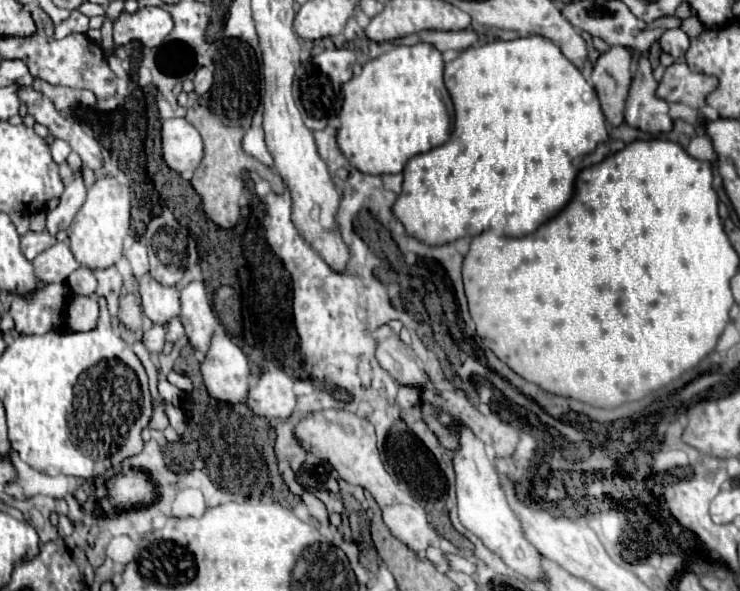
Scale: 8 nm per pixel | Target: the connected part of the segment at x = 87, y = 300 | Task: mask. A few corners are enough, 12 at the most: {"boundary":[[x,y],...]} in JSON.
{"boundary":[[95,297],[67,305],[71,331],[91,331],[99,319]]}

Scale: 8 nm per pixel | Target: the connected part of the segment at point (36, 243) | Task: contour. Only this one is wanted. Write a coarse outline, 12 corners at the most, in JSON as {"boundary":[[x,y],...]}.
{"boundary":[[47,231],[25,233],[21,251],[27,259],[35,259],[55,241]]}

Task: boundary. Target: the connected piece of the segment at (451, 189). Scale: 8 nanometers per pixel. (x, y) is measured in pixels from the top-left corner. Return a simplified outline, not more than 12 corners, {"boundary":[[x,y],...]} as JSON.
{"boundary":[[543,37],[445,65],[455,129],[393,213],[427,245],[523,237],[610,153]]}

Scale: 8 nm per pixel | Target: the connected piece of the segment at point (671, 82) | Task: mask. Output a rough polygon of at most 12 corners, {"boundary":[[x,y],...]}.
{"boundary":[[685,61],[663,73],[657,97],[693,109],[719,85],[717,77],[693,73]]}

